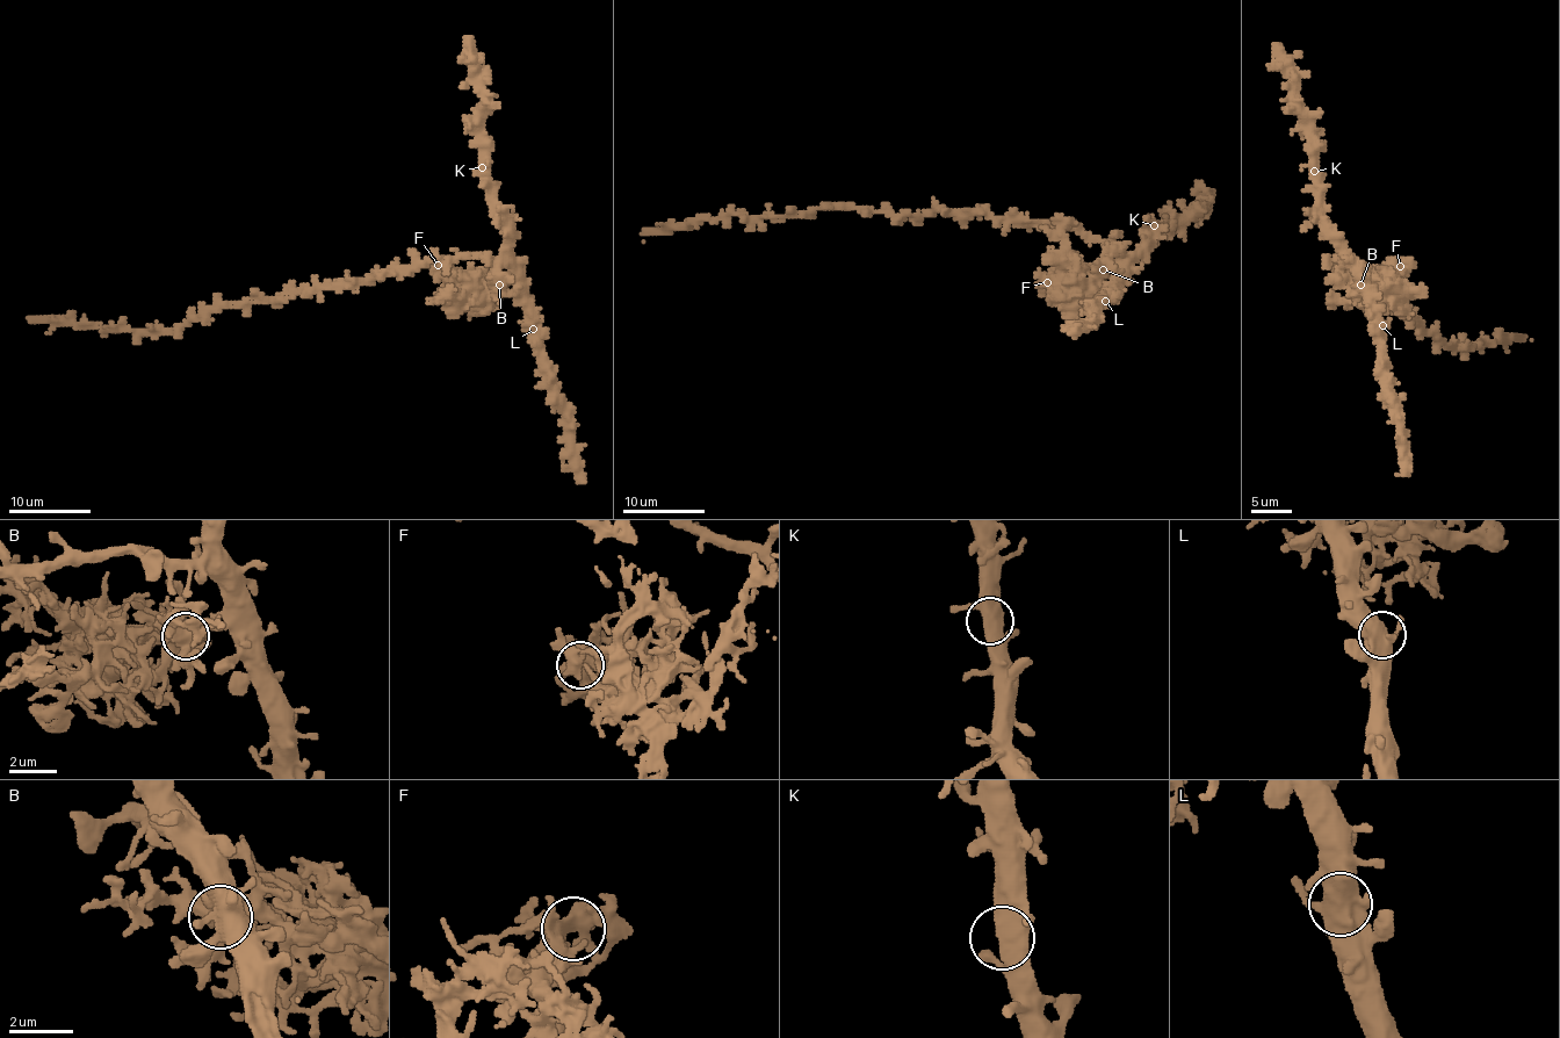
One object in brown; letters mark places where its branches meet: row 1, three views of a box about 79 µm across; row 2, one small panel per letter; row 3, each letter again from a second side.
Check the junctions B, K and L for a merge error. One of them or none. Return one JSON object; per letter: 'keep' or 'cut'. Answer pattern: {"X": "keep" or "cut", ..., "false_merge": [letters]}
{"B": "cut", "K": "keep", "L": "keep", "false_merge": ["B"]}

